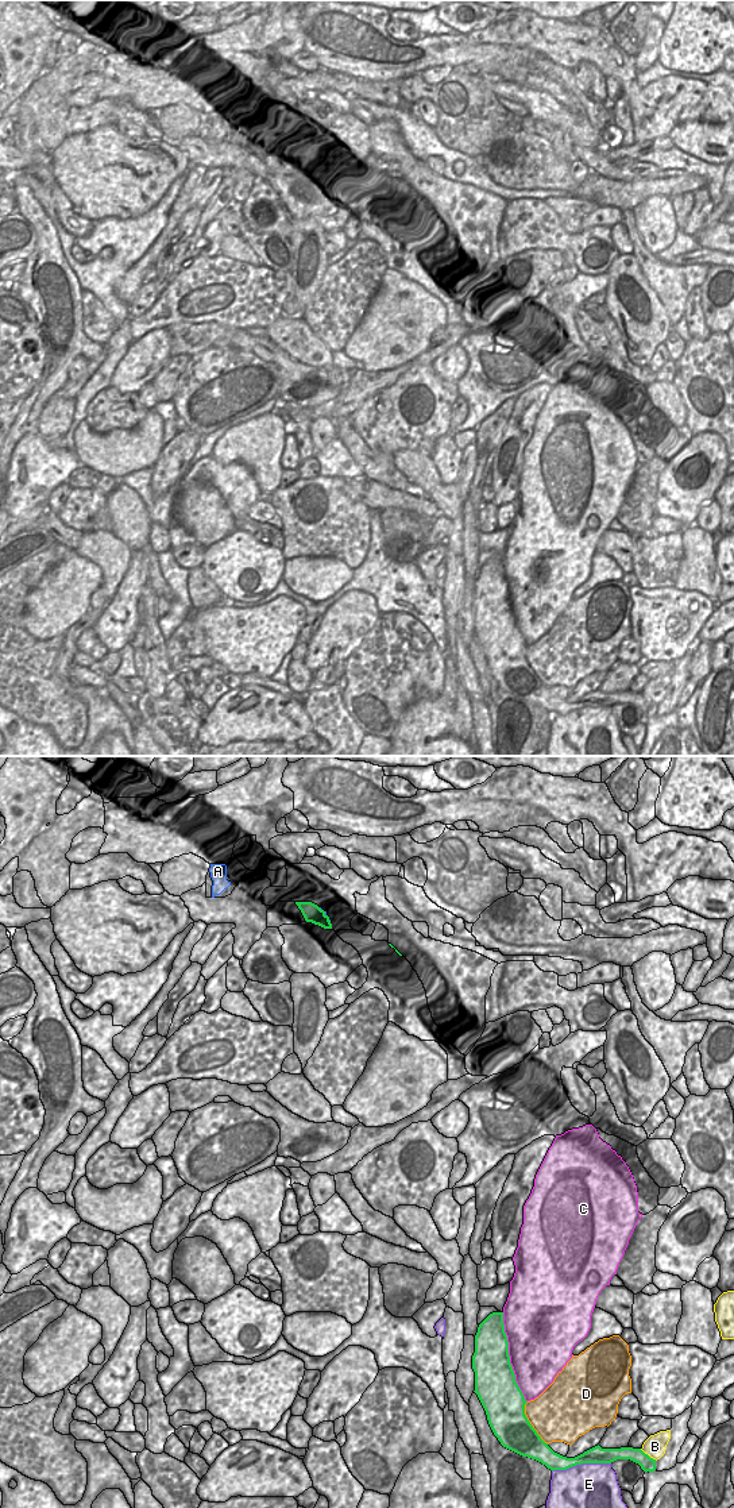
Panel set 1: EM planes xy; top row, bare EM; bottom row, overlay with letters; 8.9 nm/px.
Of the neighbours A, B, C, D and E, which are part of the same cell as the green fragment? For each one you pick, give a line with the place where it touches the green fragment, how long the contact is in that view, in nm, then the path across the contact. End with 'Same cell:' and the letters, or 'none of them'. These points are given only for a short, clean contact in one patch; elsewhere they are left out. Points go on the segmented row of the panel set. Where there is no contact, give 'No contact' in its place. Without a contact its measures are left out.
A: Touches green at xy (324, 914). Shared border 50 nm
Same cell: A

